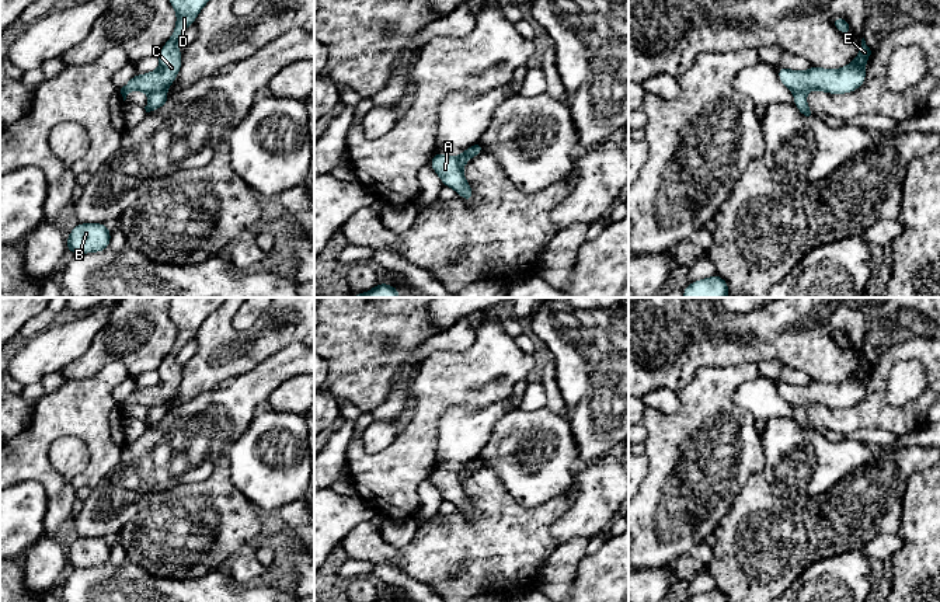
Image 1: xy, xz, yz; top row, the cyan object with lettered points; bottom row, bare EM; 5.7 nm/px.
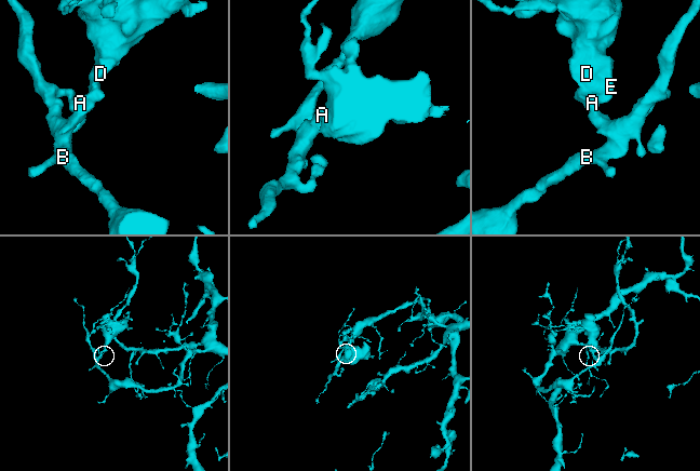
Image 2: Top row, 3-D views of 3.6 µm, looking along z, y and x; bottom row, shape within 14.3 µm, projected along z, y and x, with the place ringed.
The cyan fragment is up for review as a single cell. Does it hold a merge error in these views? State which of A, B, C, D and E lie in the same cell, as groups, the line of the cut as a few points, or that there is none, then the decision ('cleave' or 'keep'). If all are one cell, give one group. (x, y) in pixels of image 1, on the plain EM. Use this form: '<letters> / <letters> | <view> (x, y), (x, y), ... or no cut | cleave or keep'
A C D E / B | xz (481, 462), (472, 462), (465, 469) | cleave

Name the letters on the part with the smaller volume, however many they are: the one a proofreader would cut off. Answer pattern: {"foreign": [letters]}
{"foreign": ["A", "C", "D", "E"]}

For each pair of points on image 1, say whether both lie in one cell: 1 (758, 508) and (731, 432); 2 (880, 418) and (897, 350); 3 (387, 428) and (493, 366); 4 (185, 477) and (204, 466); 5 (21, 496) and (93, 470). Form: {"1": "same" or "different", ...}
{"1": "different", "2": "same", "3": "different", "4": "same", "5": "different"}

